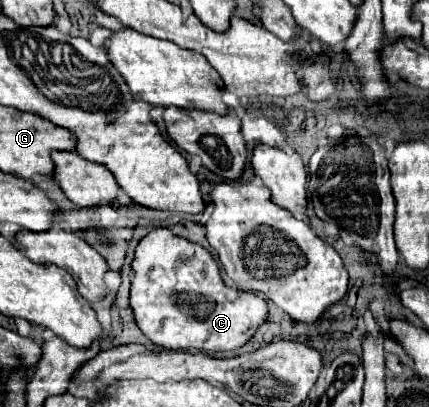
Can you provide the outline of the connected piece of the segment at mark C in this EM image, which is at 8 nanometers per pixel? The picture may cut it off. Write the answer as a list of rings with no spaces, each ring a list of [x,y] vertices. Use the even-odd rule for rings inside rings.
[[[155,227],[139,241],[131,269],[133,269],[133,281],[131,281],[129,303],[135,315],[135,323],[147,339],[151,339],[155,345],[163,349],[171,349],[171,351],[195,349],[205,353],[233,351],[239,349],[253,335],[259,323],[263,323],[263,319],[267,317],[265,299],[241,289],[227,287],[221,279],[221,271],[215,259],[211,257],[211,253],[189,239],[181,239],[173,235],[171,229],[167,227]],[[179,293],[191,293],[201,297],[177,297]]]

